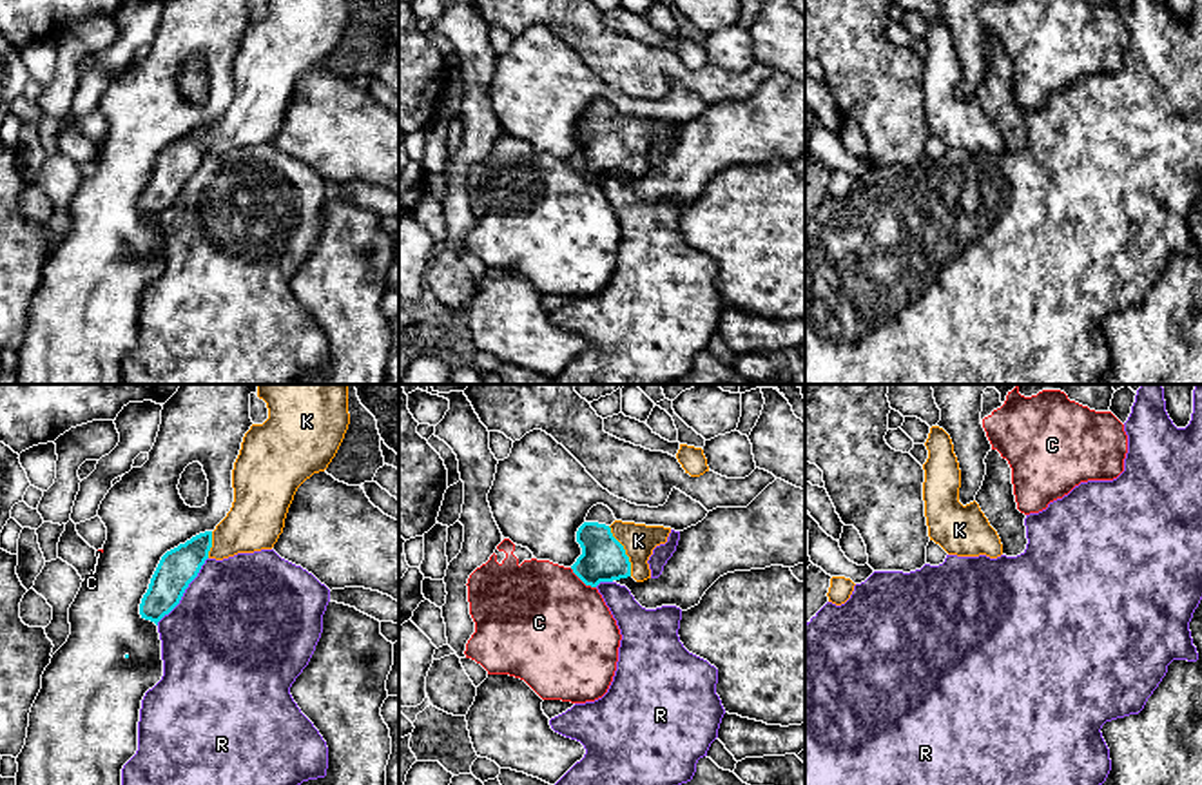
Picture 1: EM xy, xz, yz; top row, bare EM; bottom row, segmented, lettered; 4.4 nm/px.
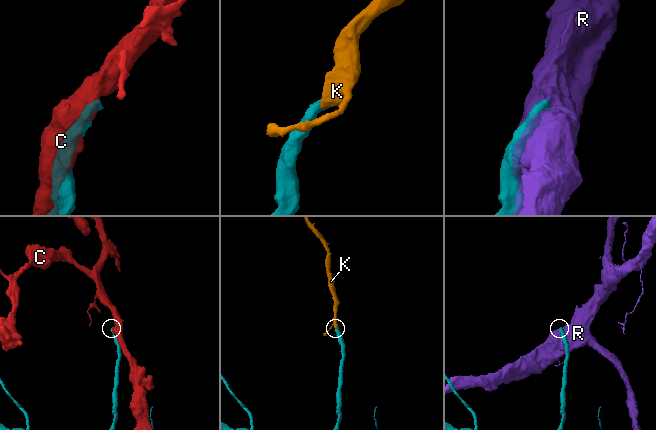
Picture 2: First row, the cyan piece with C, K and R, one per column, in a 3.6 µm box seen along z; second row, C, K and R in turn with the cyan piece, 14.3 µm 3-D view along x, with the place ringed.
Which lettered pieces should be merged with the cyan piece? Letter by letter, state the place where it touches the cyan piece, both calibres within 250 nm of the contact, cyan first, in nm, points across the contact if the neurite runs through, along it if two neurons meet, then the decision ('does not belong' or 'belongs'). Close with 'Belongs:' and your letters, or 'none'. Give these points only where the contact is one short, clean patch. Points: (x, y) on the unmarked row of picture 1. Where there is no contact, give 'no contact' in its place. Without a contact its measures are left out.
C: meets cyan in xz at (582, 174); 200 nm thick on the cyan side, 500 nm on the other; does not belong
K: meets cyan in xz at (624, 145); 200 nm thick on the cyan side, 150 nm on the other; runs through xz (602, 153), (611, 145), (624, 145), (639, 135); belongs
R: meets cyan in xy at (184, 185); 170 nm thick on the cyan side, 500 nm on the other; does not belong
Belongs: K

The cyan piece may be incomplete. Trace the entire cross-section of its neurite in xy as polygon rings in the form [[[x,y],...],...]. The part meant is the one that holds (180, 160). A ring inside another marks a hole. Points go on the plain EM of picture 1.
[[[267,0],[268,13],[245,27],[232,63],[234,96],[214,125],[205,125],[167,145],[140,198],[145,214],[158,216],[181,194],[207,152],[223,154],[237,147],[272,143],[285,121],[297,82],[325,65],[335,51],[350,18],[348,0]]]

